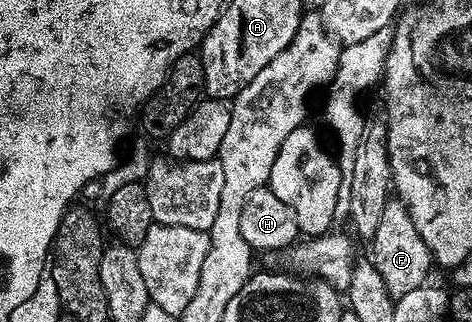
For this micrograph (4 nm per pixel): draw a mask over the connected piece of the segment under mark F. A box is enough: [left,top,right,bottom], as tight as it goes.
[369,199,433,298]

